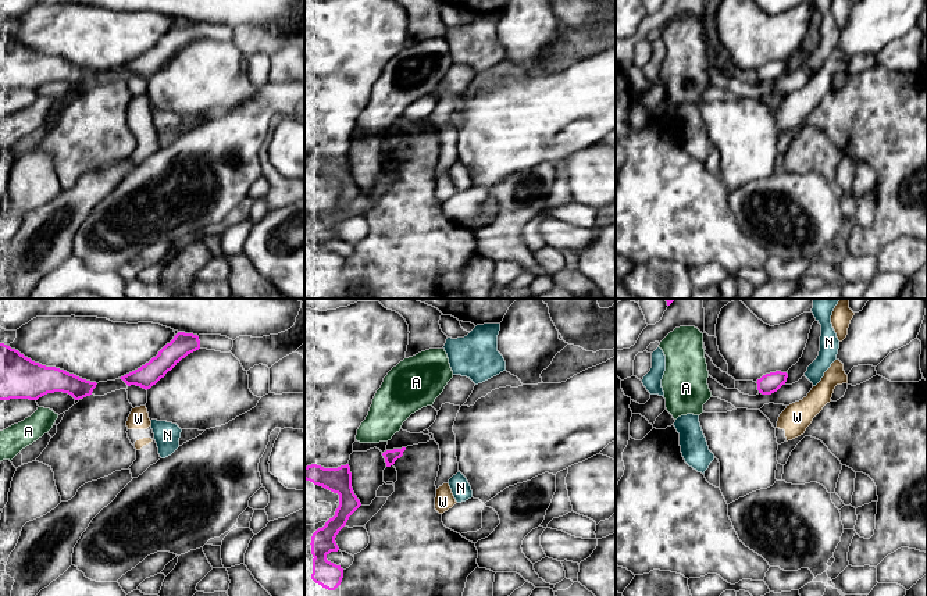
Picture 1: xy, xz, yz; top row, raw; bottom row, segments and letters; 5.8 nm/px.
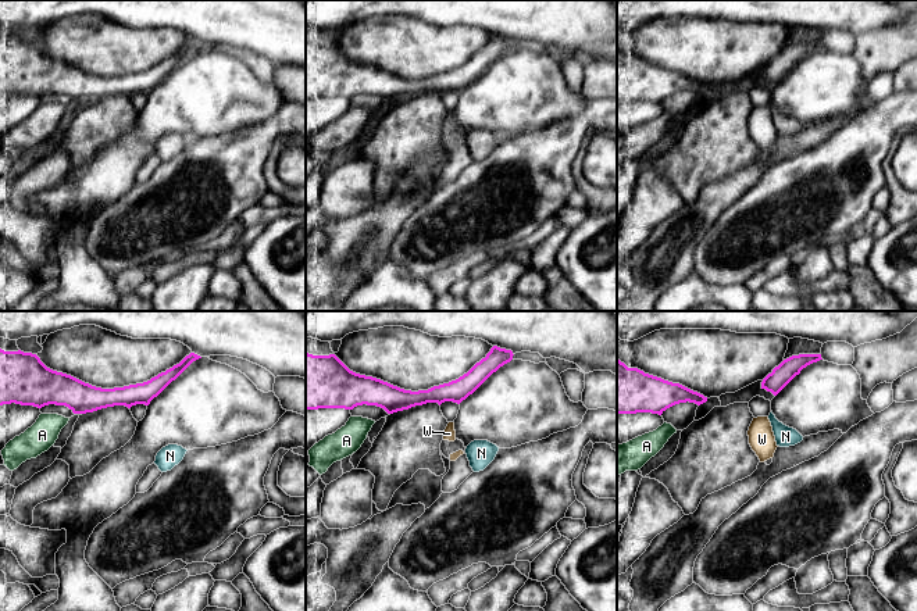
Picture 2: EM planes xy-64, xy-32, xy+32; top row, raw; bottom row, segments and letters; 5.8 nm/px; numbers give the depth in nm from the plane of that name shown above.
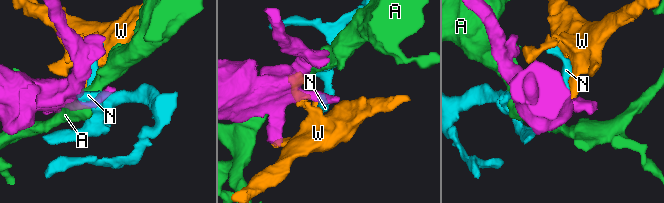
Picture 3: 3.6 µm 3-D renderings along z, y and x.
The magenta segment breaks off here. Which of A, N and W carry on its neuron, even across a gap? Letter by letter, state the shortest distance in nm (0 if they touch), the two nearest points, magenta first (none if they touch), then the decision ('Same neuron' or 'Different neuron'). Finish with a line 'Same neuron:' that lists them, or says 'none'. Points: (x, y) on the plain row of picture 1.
A: Distance 50 nm. Across: xy (36, 88), (38, 96). Different neuron
N: Distance 100 nm. Across: yz (787, 63), (805, 63). Different neuron
W: Distance 100 nm. Across: xy (146, 78), (145, 95). Different neuron
Same neuron: none

